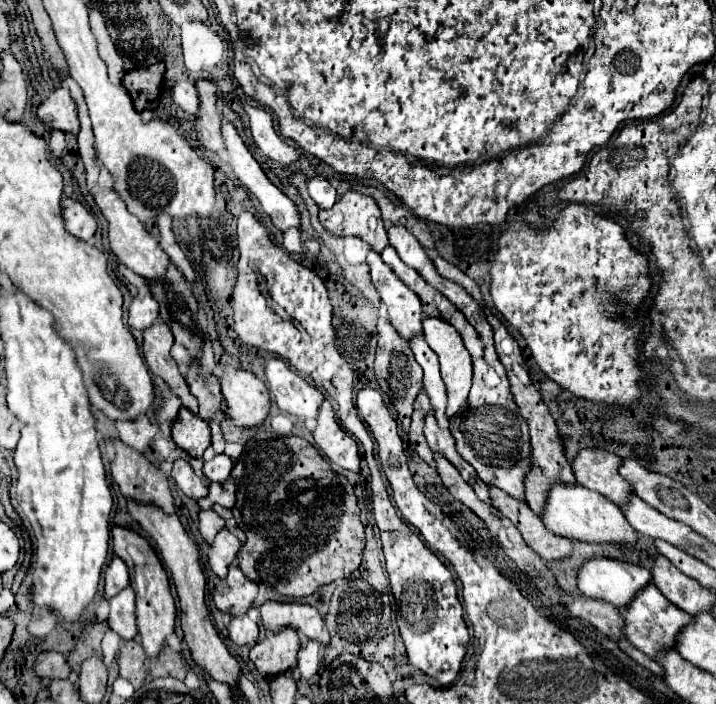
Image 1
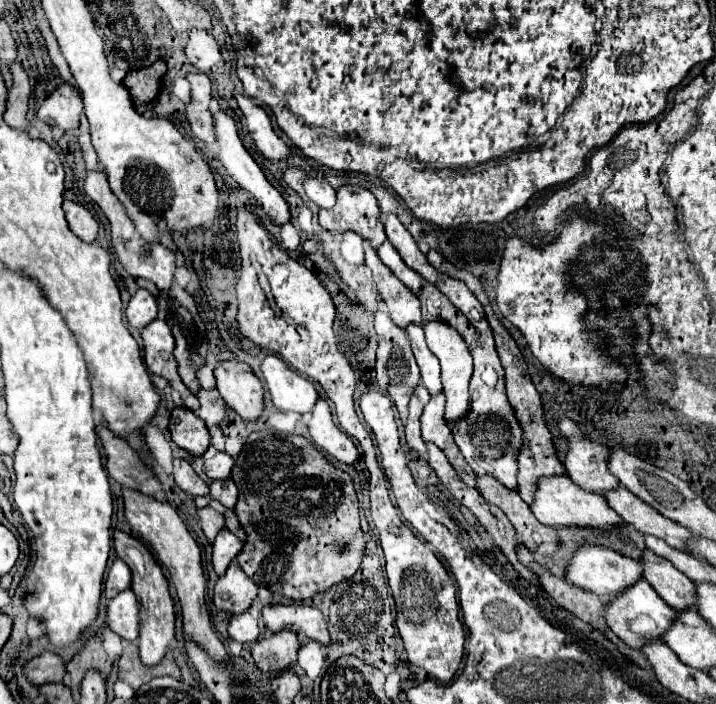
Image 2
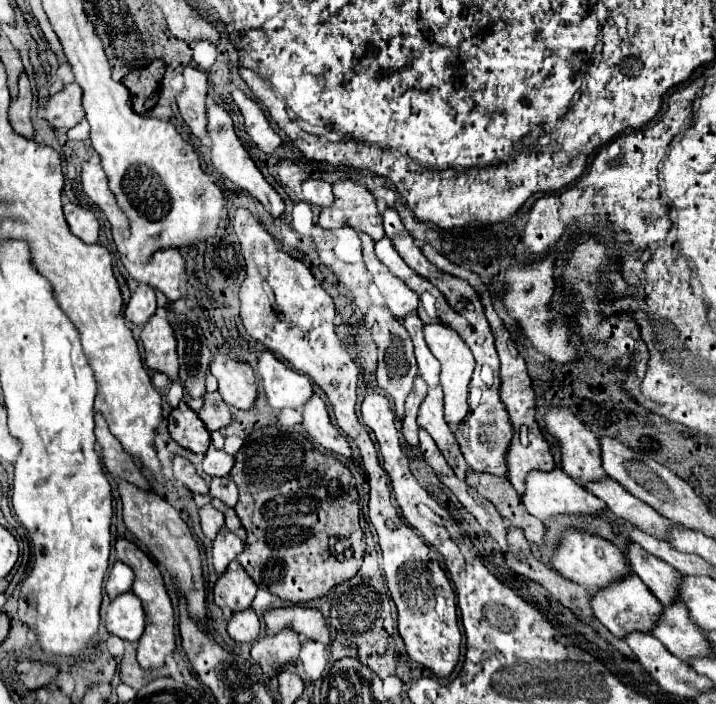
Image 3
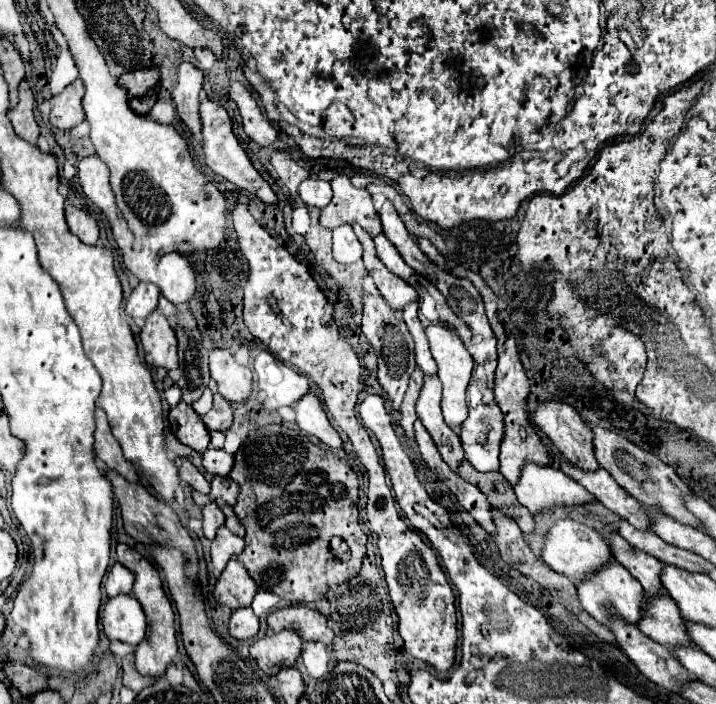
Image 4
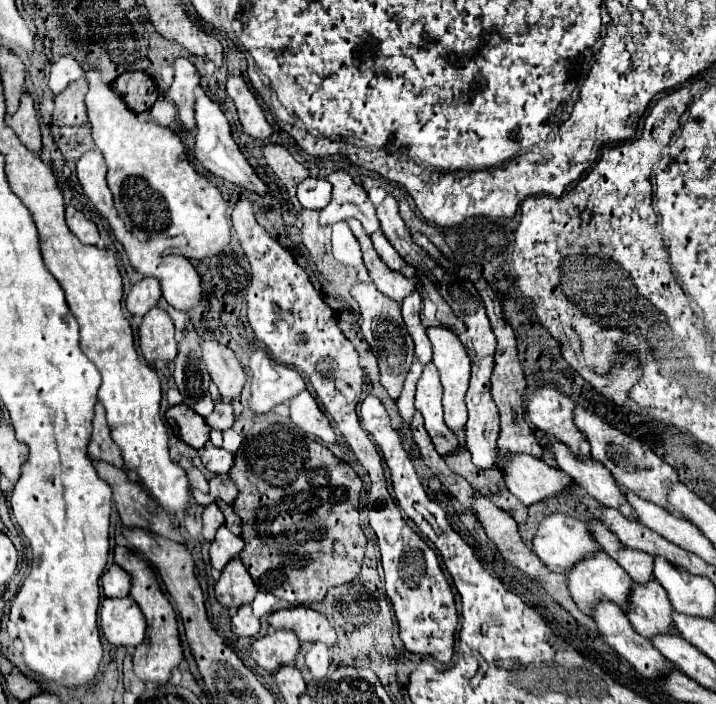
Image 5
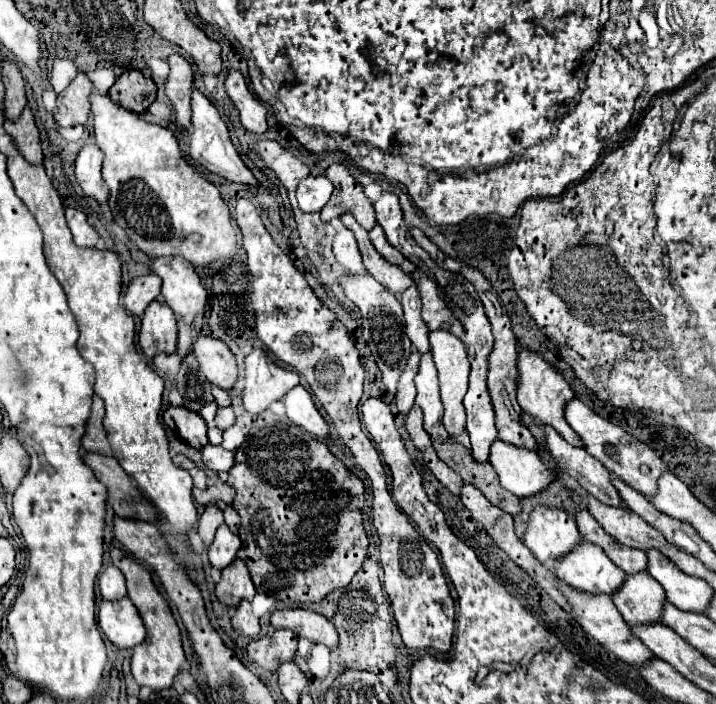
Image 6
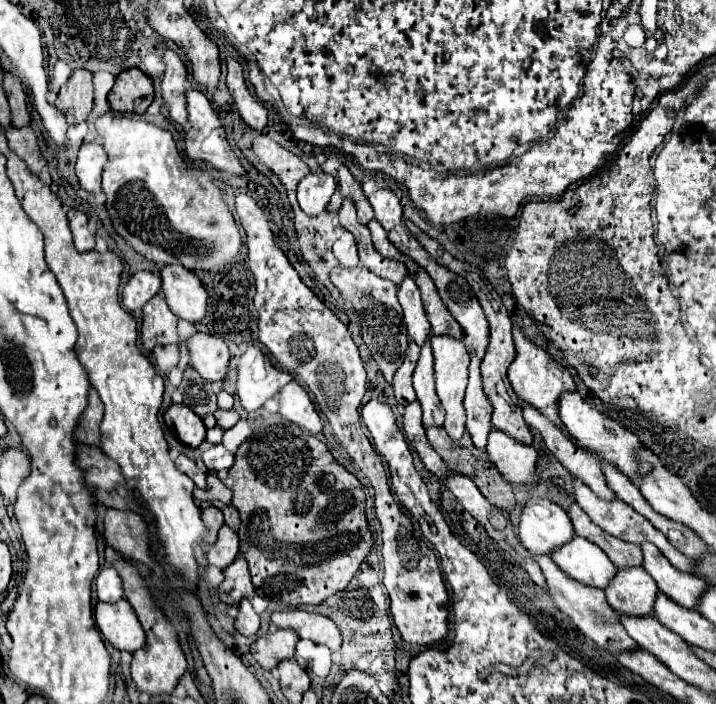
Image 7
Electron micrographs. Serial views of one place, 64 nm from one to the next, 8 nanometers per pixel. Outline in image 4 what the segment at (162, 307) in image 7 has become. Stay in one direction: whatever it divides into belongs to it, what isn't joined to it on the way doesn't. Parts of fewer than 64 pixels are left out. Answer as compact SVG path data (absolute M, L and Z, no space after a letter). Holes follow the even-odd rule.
M152 312L146 318L146 324L140 332L140 342L146 354L148 366L162 366L166 370L178 368L178 356L176 356L176 334L170 326L170 322L158 314Z

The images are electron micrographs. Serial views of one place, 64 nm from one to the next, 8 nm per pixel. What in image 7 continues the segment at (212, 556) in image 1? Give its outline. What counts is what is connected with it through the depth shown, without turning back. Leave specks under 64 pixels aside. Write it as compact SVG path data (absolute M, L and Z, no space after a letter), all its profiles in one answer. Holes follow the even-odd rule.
M222 526L218 532L218 540L208 550L208 562L216 568L224 568L234 562L238 554L238 534L232 532L228 526Z

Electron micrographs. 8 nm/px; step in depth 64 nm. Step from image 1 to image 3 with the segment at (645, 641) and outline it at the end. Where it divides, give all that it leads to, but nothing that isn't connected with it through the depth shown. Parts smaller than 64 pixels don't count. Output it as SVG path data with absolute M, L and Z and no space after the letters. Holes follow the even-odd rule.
M632 574L632 576L618 580L618 582L612 582L604 590L598 590L592 596L592 610L594 610L596 618L616 638L624 638L628 632L632 632L632 626L628 626L628 622L646 622L648 630L638 630L638 632L652 632L652 624L656 624L656 616L660 616L660 612L664 612L664 606L656 600L656 596L652 596L648 586L638 576ZM620 624L626 624L626 626L620 626Z

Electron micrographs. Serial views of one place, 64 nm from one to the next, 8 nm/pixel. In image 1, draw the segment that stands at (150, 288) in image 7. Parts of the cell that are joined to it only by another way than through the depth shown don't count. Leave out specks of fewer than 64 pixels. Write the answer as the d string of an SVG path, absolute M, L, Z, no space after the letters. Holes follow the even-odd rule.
M150 292L146 294L138 294L132 304L130 304L130 312L128 312L128 324L134 330L146 330L148 326L152 326L158 320L158 302L152 298Z

